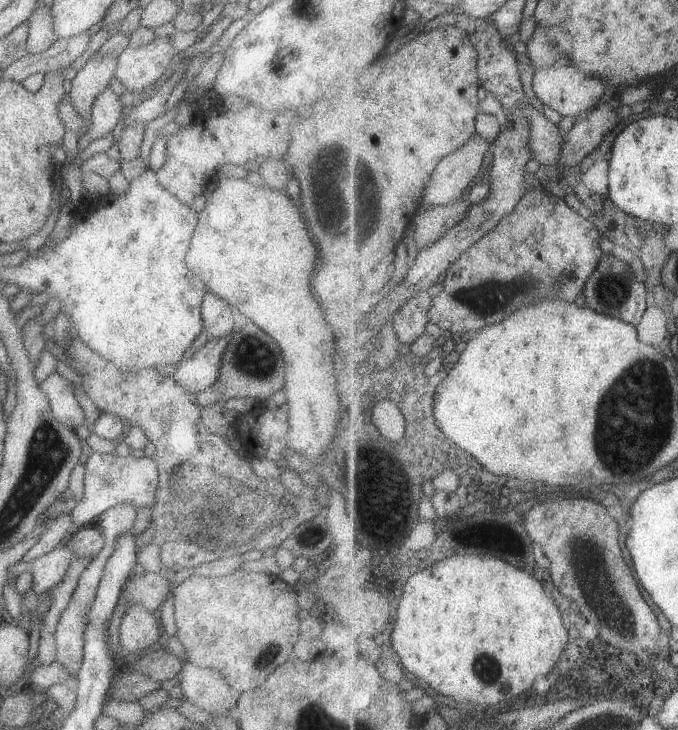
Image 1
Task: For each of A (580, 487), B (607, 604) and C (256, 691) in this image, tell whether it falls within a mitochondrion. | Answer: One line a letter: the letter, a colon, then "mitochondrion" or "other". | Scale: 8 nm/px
A: other
B: mitochondrion
C: other

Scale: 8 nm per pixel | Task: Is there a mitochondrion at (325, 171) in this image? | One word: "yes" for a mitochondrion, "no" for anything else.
no

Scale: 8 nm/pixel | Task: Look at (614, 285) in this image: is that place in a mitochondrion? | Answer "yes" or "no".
yes

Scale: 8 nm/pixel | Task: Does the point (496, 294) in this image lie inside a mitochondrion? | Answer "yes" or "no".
yes

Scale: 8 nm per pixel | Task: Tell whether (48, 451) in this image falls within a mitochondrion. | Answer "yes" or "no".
yes

